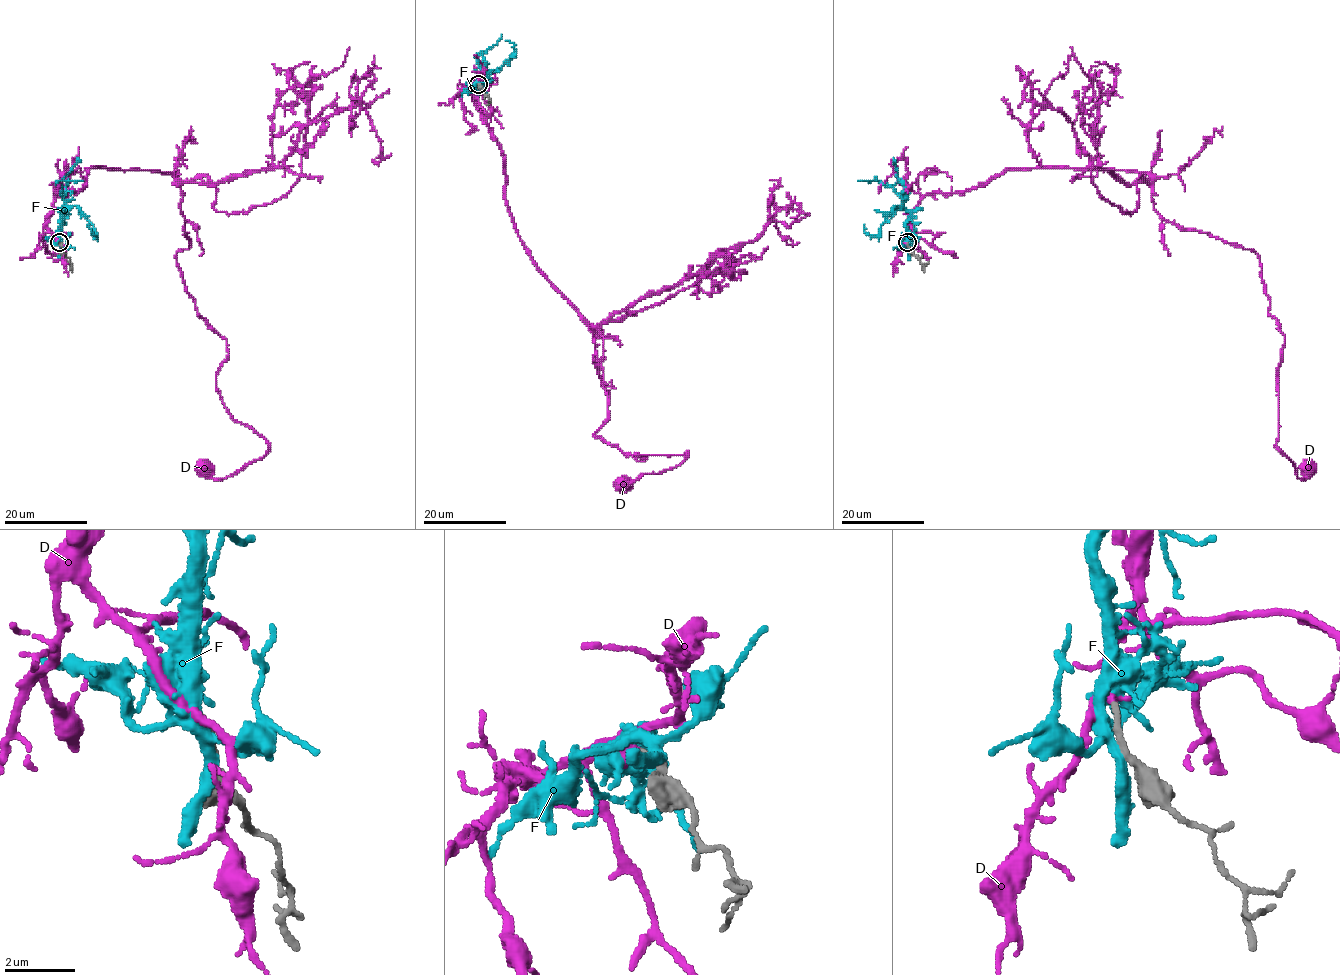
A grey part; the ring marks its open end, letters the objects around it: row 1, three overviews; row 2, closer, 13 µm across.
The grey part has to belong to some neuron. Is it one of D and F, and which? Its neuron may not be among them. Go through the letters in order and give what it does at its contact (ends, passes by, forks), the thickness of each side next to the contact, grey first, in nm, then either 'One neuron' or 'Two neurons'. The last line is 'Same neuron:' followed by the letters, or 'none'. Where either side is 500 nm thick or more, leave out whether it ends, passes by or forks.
D: It passes by. Thickness 170 nm (grey) against 220 nm. One neuron
F: It forks there. Thickness 200 nm (grey) against 380 nm. Two neurons
Same neuron: D

